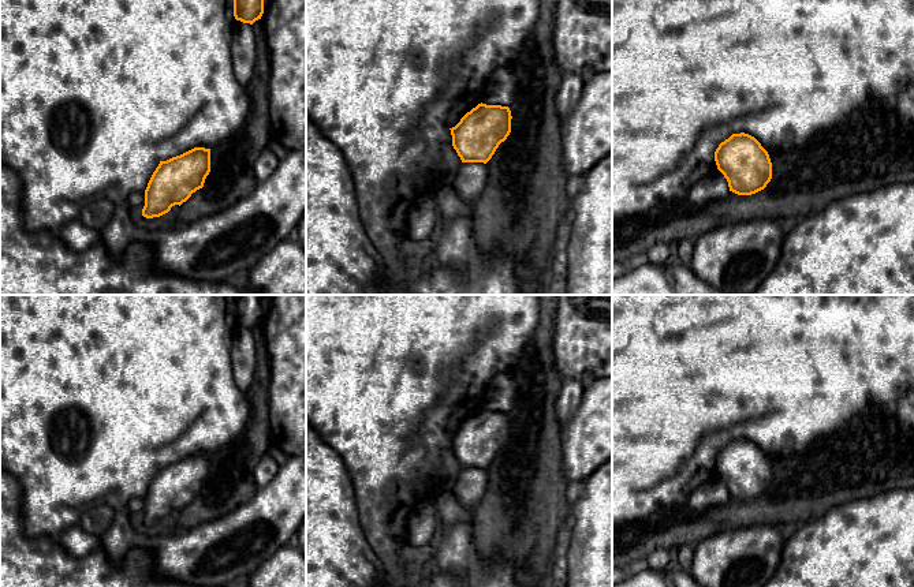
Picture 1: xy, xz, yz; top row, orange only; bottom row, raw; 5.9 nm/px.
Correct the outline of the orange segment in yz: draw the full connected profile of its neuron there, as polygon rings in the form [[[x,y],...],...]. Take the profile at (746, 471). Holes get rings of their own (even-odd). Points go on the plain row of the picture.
[[[732,440],[715,457],[717,475],[728,487],[730,497],[751,501],[766,493],[772,485],[768,457],[751,441]]]

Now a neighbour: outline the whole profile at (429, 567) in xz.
[[[429,550],[419,565],[418,580],[428,583],[429,579],[437,572],[440,572],[440,568],[436,556],[432,550]]]

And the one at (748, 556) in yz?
[[[775,524],[721,528],[694,543],[691,576],[704,587],[764,587],[777,571],[787,531]]]

